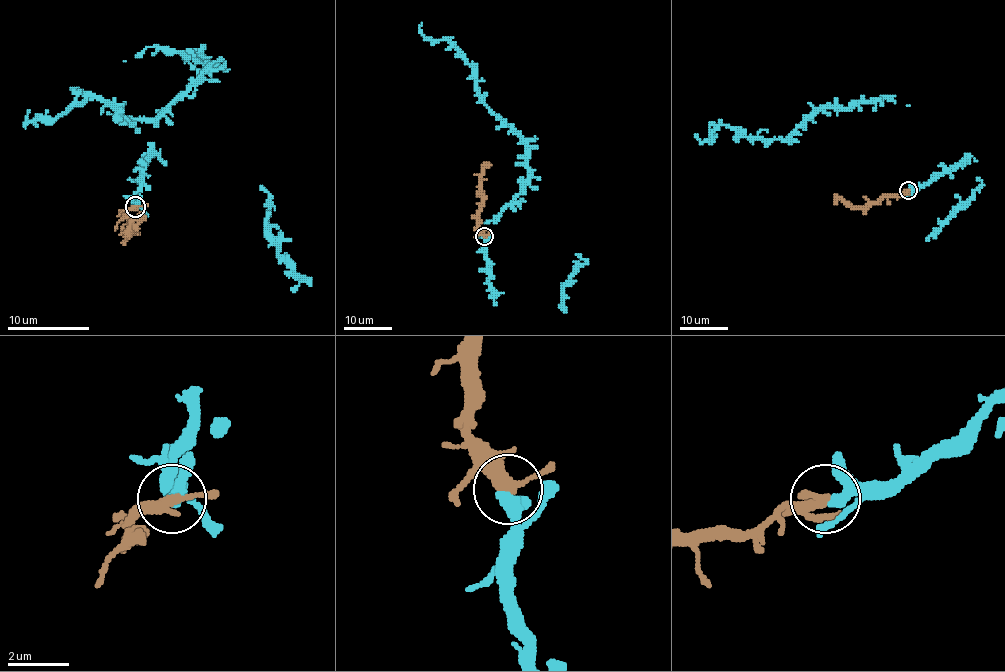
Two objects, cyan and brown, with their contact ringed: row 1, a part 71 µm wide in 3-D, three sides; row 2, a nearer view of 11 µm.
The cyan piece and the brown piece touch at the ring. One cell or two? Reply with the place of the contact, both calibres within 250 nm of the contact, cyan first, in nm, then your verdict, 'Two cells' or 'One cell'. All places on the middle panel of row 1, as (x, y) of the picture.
Place: (484, 236). Thickness 320 nm (cyan) against 320 nm. One cell

